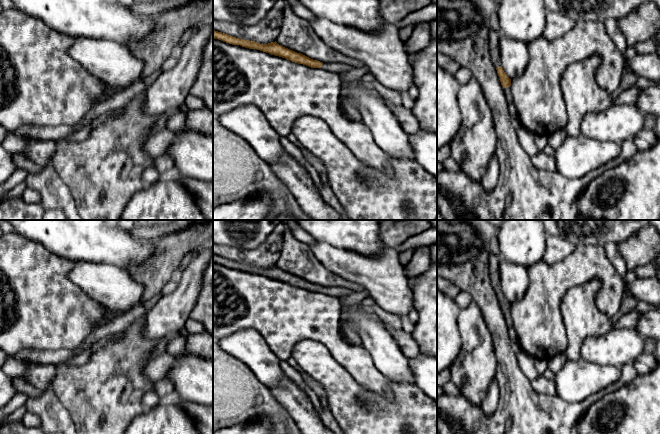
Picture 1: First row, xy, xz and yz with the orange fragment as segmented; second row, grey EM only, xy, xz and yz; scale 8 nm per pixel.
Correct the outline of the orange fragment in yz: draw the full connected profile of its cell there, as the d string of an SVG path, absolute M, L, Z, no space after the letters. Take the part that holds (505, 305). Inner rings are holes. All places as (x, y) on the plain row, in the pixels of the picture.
M490 254L489 256L489 272L490 272L490 279L491 284L496 291L499 304L504 314L504 318L507 324L507 327L513 326L513 320L511 317L511 303L507 300L501 290L501 283L500 283L500 275L499 275L499 263L500 263L500 255Z

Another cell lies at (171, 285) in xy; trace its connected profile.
M175 276L170 279L162 288L161 294L167 295L172 293L178 286L178 278Z

